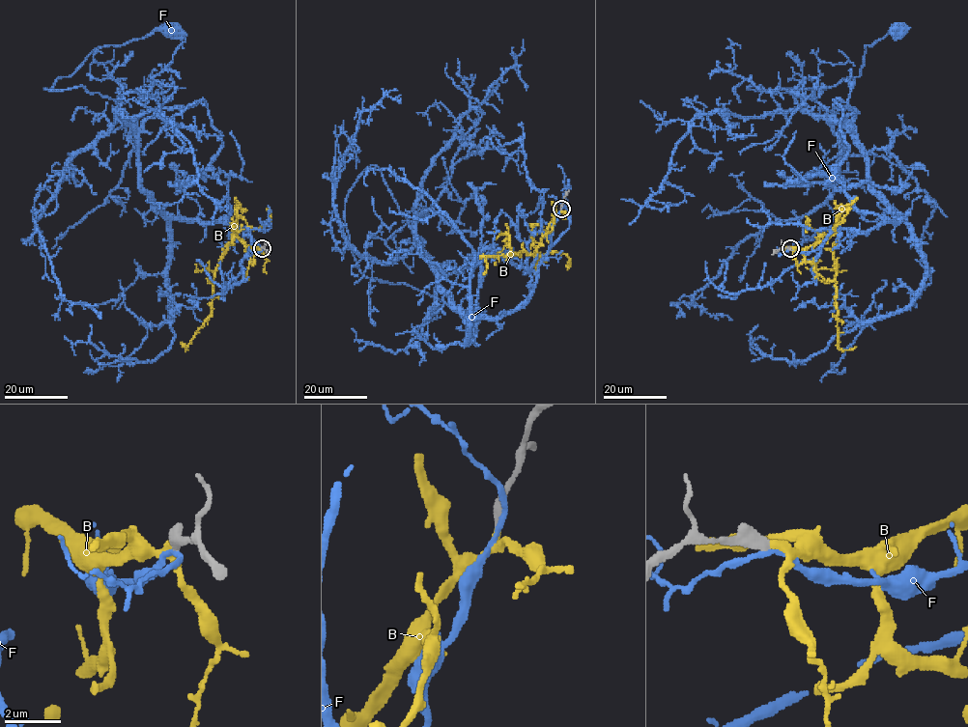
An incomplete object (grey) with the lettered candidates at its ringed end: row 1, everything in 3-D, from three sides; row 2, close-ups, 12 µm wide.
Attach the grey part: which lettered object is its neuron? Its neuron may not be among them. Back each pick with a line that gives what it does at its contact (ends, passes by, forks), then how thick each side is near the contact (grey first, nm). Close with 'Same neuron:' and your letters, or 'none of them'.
B: it passes by; 440 nm thick on the grey side, 200 nm on the other
Same neuron: B

